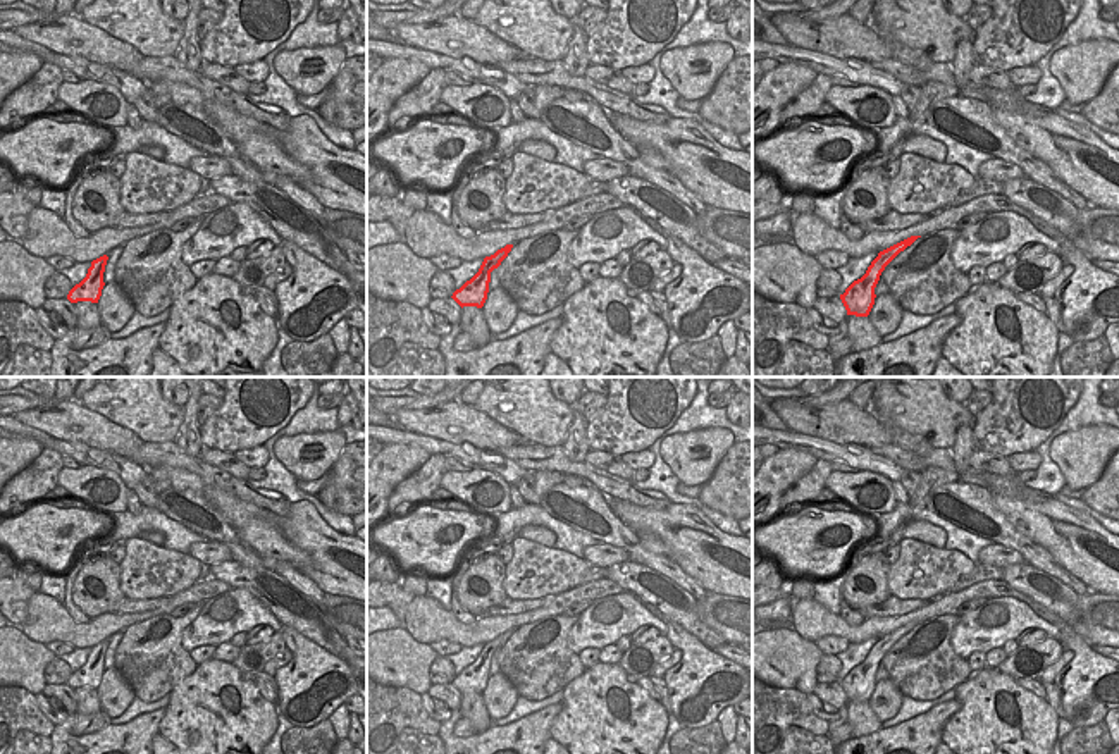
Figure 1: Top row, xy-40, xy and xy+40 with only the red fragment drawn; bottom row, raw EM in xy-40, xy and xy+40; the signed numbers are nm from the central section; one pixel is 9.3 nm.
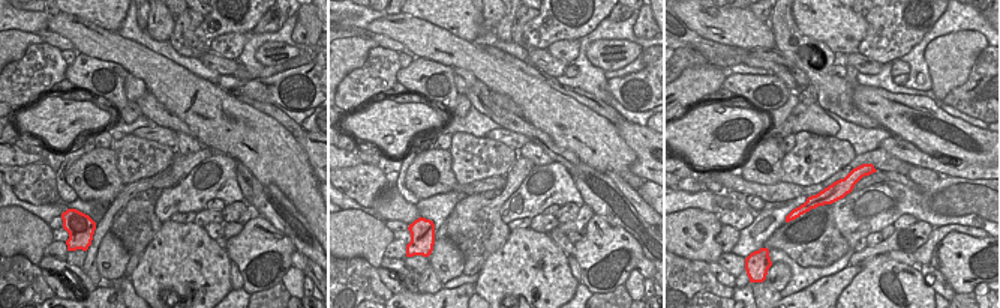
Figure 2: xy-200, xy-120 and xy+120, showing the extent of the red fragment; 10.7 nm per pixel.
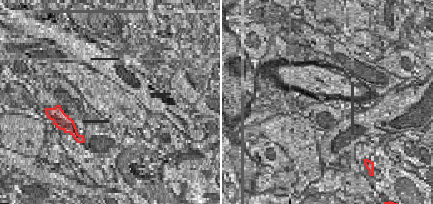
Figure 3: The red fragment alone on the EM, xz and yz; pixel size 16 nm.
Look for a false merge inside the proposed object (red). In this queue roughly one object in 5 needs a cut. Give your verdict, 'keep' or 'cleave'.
keep

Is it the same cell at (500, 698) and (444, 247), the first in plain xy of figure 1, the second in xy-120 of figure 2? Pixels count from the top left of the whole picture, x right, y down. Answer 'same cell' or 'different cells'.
same cell

